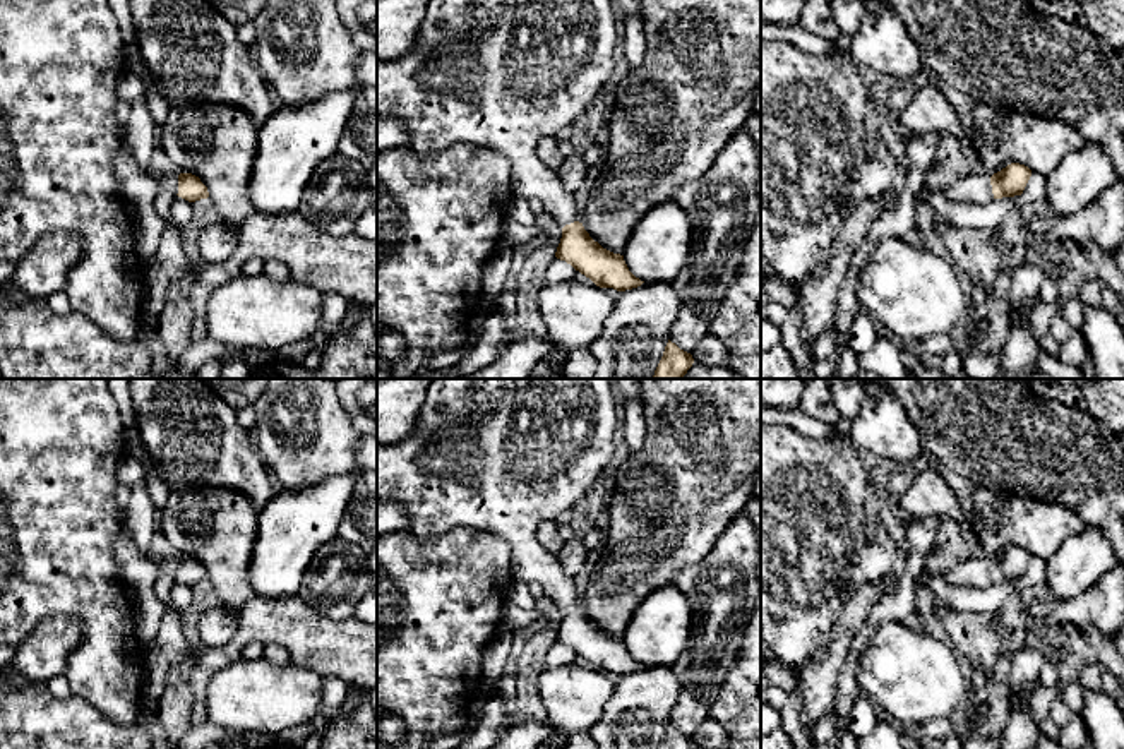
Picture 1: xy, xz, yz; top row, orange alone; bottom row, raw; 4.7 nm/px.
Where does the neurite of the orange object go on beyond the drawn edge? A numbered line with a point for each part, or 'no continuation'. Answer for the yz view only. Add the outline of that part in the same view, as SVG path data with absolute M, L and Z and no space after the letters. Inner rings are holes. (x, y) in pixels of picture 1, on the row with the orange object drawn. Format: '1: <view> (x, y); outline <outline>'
1: yz (975, 189); outline M980 170L960 178L942 192L948 199L961 204L984 206L994 199L990 177Z

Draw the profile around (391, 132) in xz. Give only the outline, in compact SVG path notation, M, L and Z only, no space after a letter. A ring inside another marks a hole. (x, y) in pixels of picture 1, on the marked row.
M377 117L377 151L408 146L411 135L404 123L394 117Z

